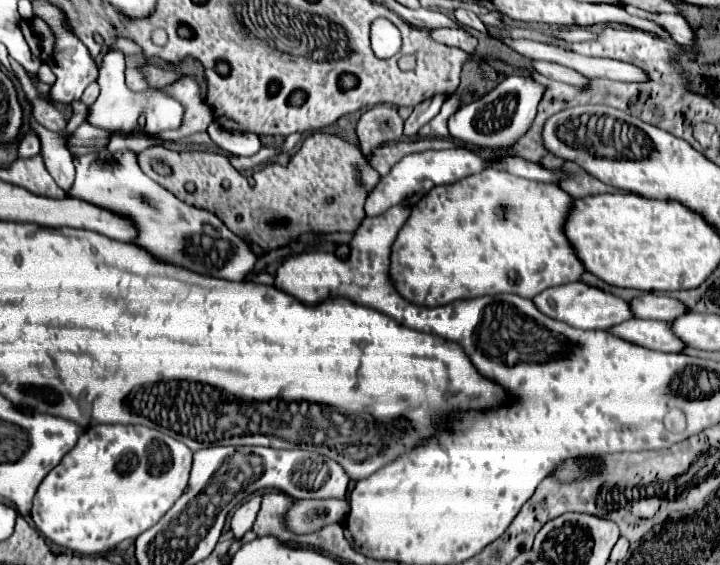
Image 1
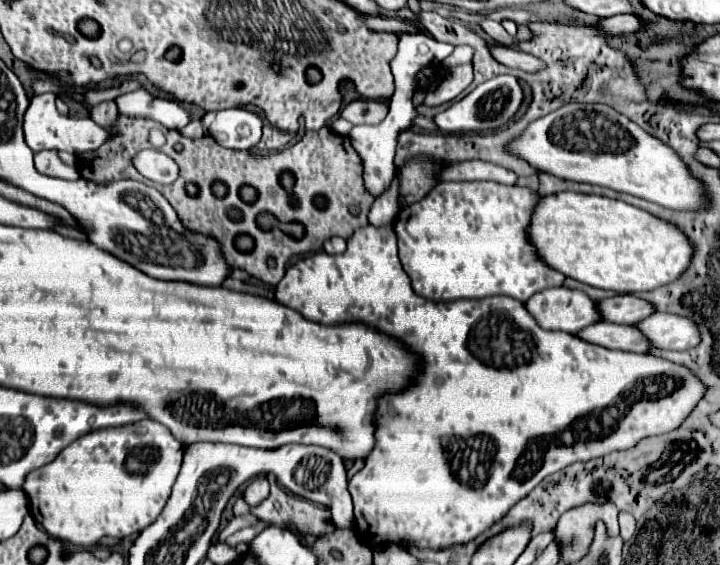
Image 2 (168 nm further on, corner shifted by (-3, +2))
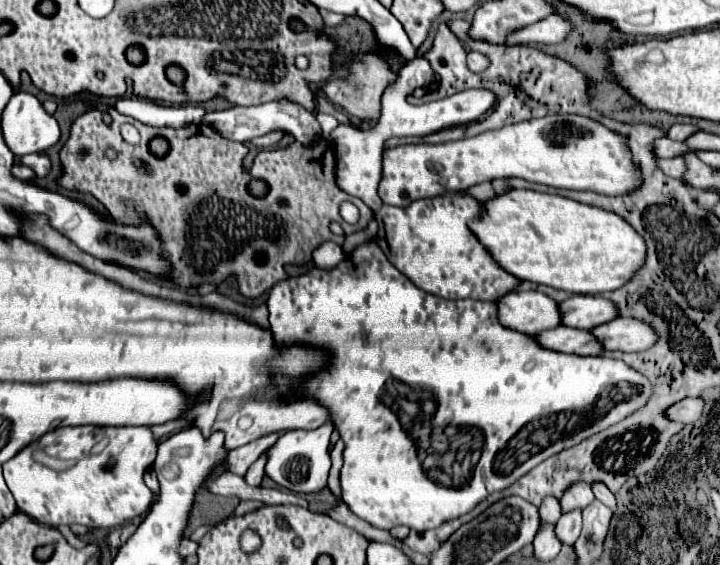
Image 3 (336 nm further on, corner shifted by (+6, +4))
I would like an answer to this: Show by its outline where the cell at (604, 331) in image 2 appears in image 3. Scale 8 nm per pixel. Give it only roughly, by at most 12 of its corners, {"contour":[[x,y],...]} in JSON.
{"contour":[[554,327],[534,335],[550,351],[600,355],[590,331]]}

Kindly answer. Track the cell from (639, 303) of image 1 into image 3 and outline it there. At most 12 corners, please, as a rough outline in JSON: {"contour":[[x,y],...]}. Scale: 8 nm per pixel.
{"contour":[[572,295],[558,305],[560,321],[592,329],[618,313],[598,295]]}

